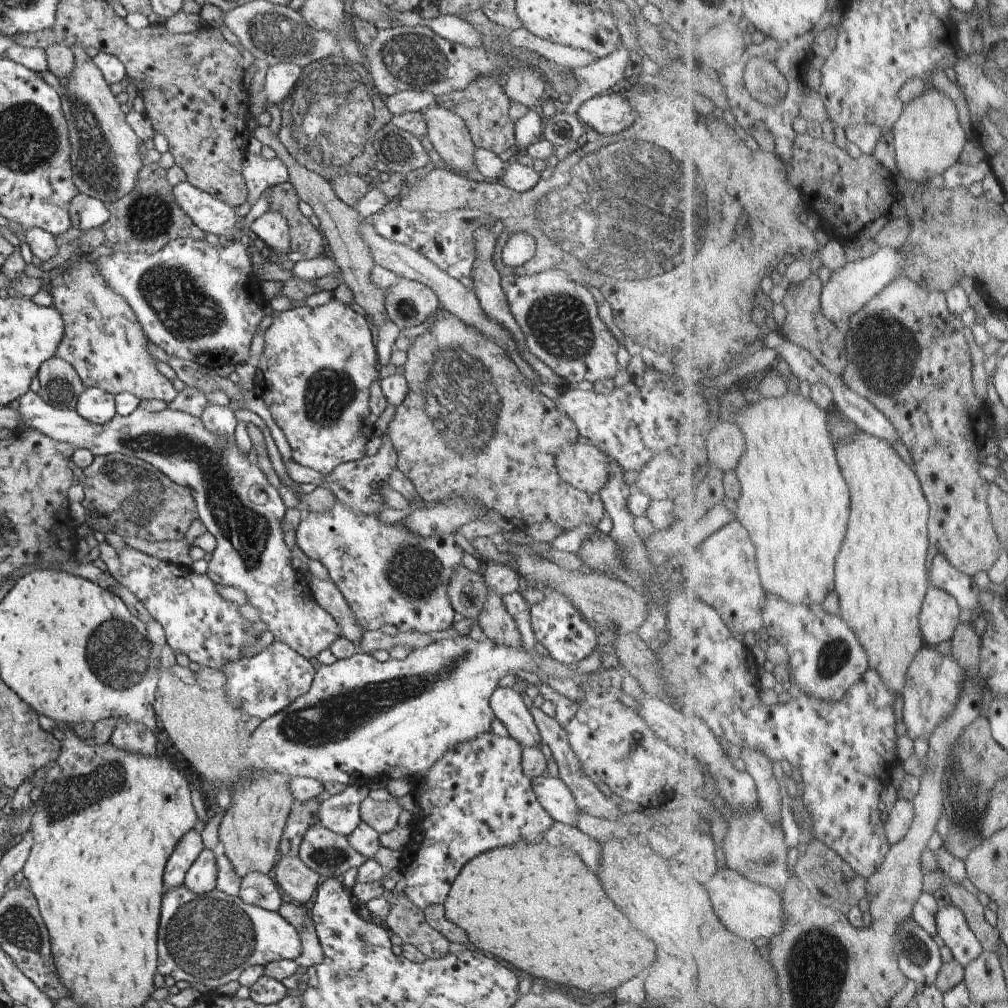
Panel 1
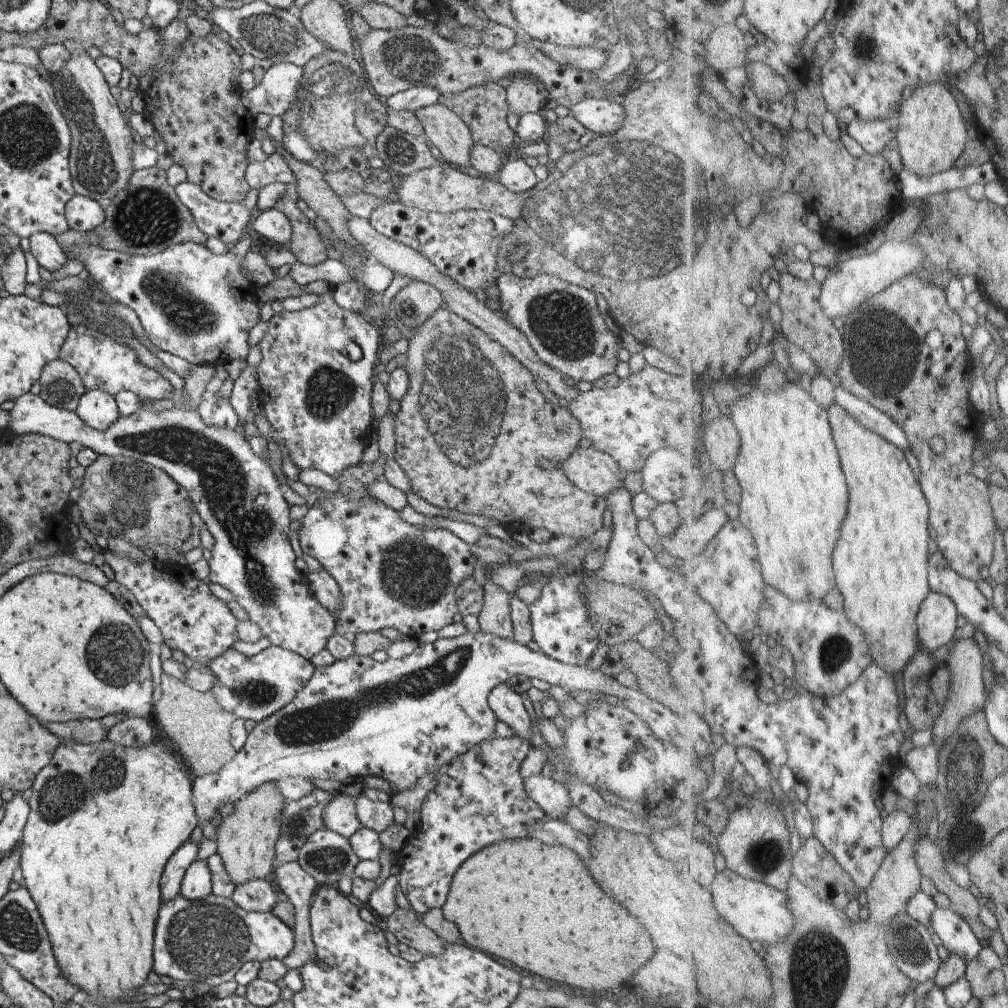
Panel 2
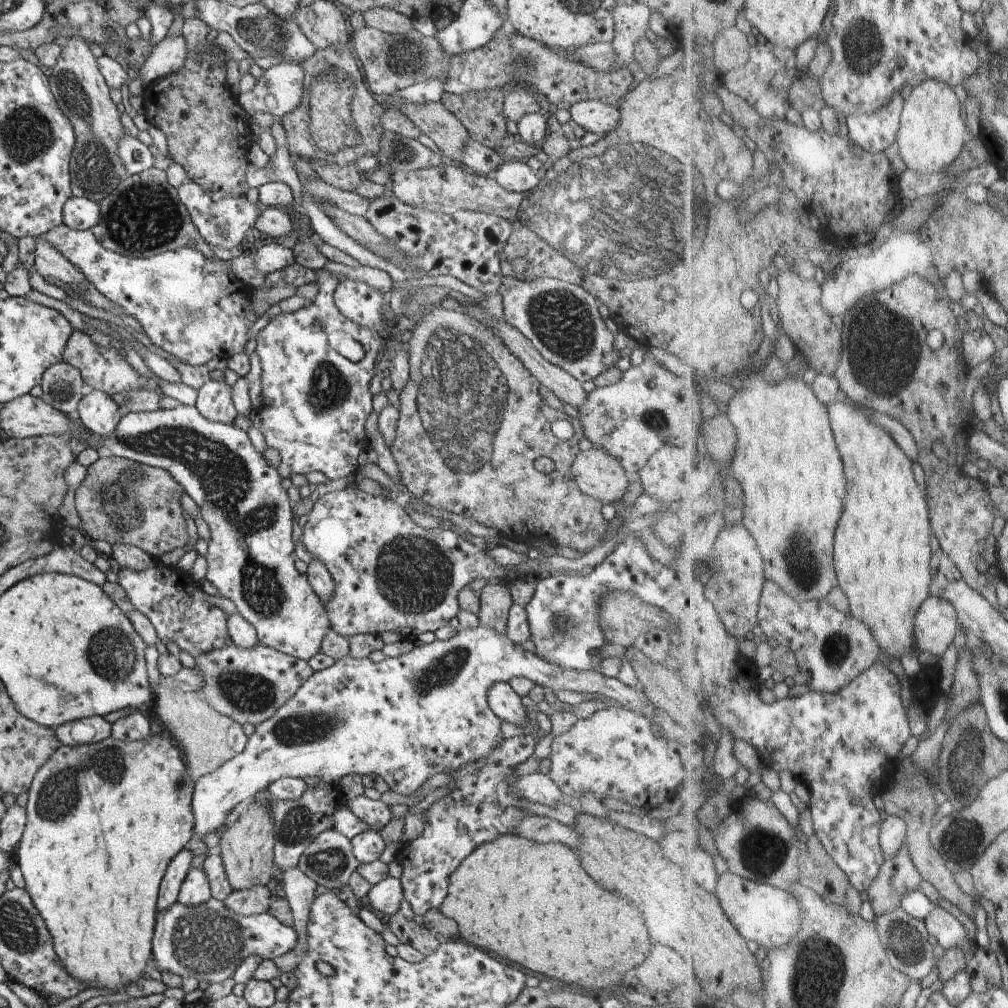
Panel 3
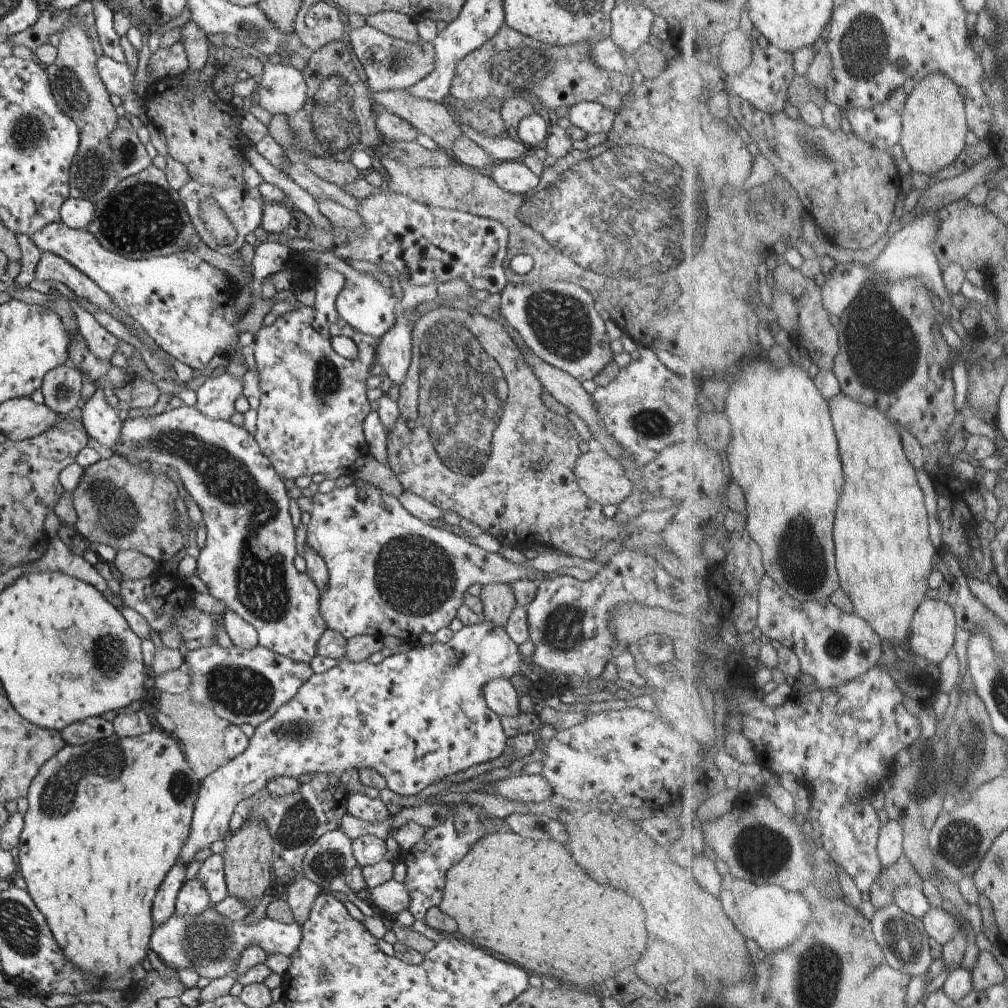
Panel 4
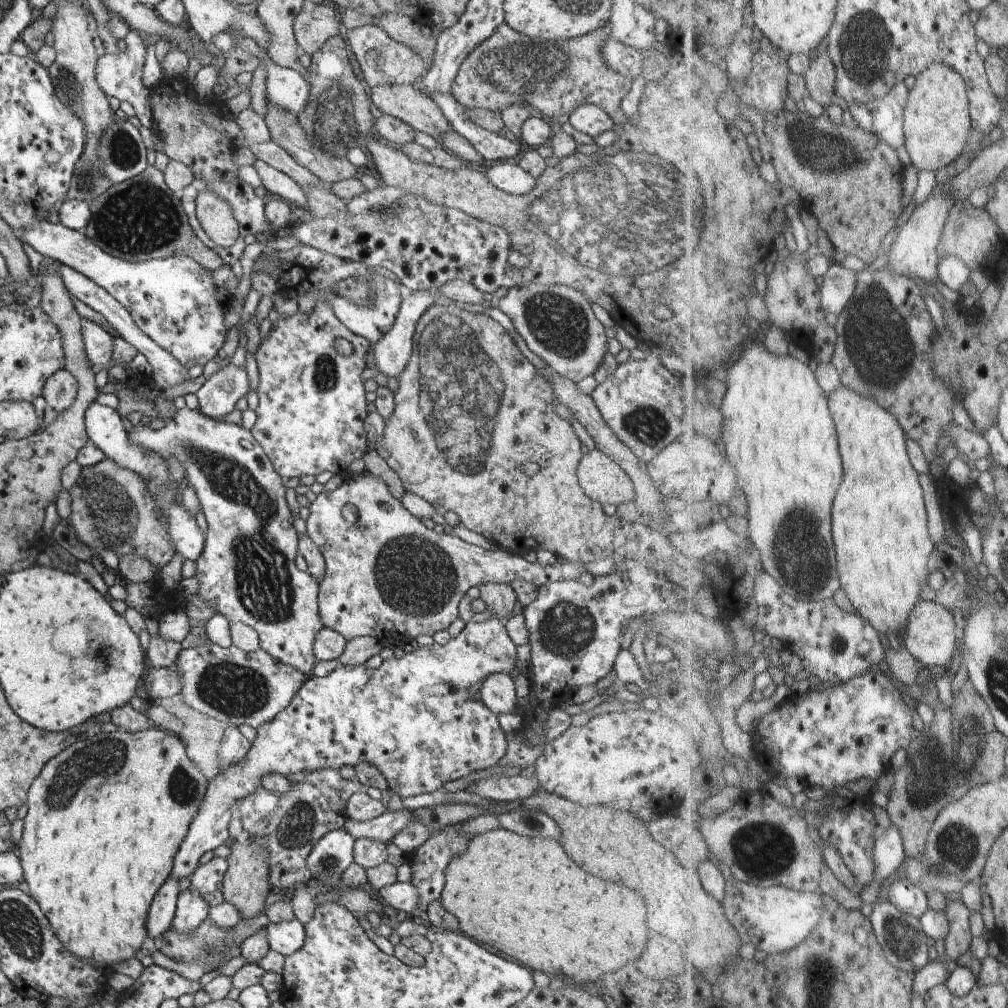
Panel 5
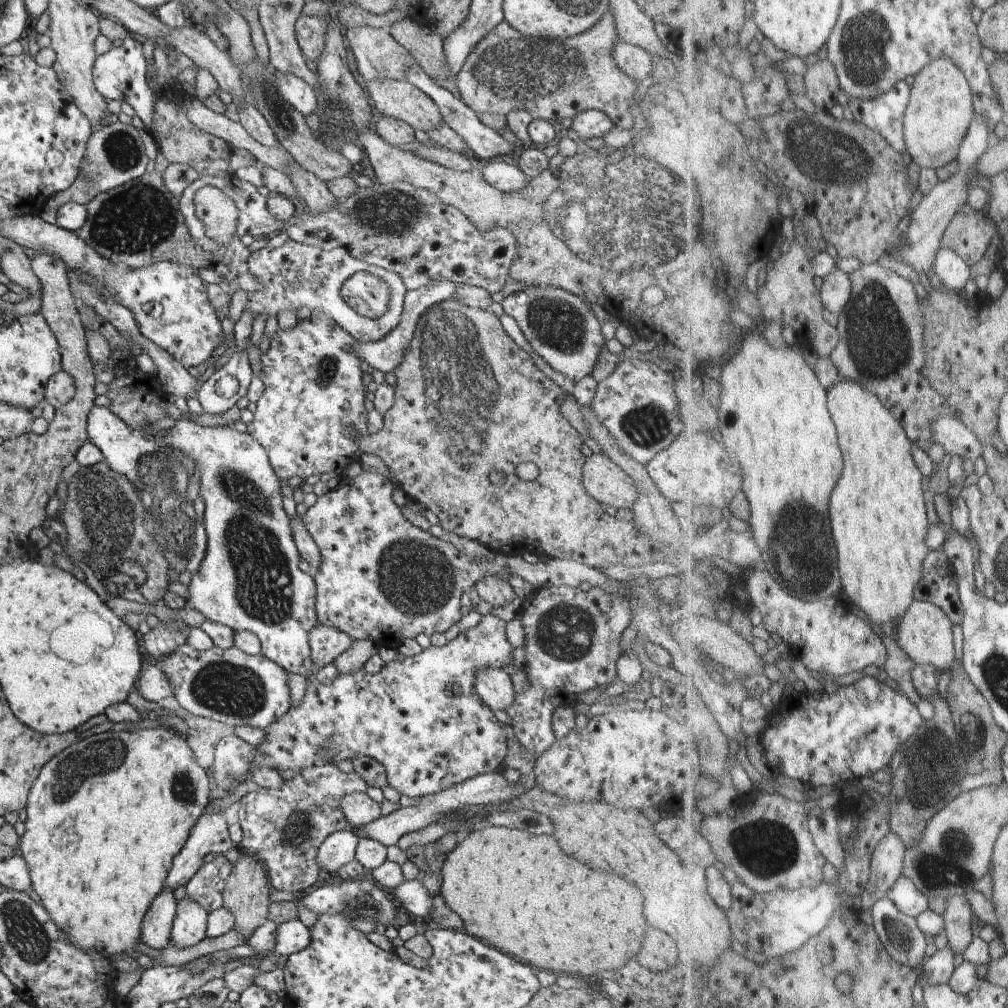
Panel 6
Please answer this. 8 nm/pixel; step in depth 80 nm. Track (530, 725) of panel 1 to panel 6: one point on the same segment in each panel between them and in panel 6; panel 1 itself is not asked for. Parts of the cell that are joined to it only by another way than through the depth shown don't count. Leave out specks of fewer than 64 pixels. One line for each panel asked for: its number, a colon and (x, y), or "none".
2: (508, 706)
3: (502, 699)
4: (500, 695)
5: (497, 692)
6: (494, 687)

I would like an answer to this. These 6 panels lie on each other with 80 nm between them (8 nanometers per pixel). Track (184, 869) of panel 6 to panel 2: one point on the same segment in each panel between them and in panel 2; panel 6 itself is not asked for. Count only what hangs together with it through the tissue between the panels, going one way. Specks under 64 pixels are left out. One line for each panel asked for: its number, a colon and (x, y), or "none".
2: (399, 719)
3: (408, 717)
4: (416, 717)
5: (420, 719)

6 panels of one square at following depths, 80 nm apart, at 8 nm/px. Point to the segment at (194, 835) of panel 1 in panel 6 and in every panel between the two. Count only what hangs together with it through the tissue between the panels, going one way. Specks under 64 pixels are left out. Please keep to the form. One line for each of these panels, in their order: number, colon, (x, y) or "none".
2: (171, 880)
3: (178, 867)
4: (163, 906)
5: (161, 913)
6: (156, 926)

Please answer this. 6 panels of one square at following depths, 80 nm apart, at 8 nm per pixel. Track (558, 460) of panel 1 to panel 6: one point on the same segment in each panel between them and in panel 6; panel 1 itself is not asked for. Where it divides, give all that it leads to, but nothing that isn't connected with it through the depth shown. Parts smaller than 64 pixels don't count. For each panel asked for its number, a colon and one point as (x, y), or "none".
2: (595, 472)
3: (598, 474)
4: (602, 478)
5: (602, 479)
6: (603, 480)

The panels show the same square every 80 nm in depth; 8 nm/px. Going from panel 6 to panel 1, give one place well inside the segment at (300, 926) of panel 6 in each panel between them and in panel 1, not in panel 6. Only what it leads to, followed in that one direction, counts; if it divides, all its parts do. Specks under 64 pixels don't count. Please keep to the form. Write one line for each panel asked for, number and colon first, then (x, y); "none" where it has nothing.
1: (210, 939)
2: (208, 940)
3: (208, 941)
4: (209, 942)
5: (287, 937)

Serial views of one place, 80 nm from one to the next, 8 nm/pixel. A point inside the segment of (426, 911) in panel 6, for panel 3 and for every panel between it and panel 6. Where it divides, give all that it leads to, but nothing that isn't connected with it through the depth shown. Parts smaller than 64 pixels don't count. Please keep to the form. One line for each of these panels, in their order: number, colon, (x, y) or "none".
3: (385, 896)
4: (391, 896)
5: (401, 896)

